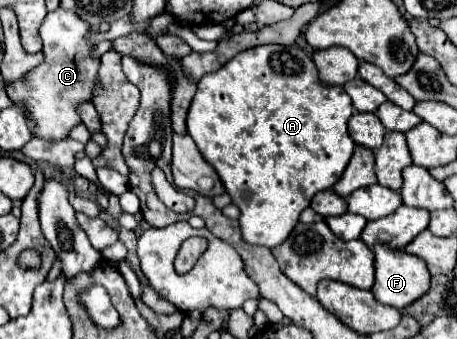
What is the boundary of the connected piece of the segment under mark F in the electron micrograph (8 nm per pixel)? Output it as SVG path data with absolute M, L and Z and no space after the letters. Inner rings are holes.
M376 244L372 252L374 252L374 268L376 268L376 282L372 286L372 294L376 296L378 302L402 310L406 304L414 302L430 288L430 272L426 270L422 258L406 254L404 250L390 250L388 246L382 244Z

